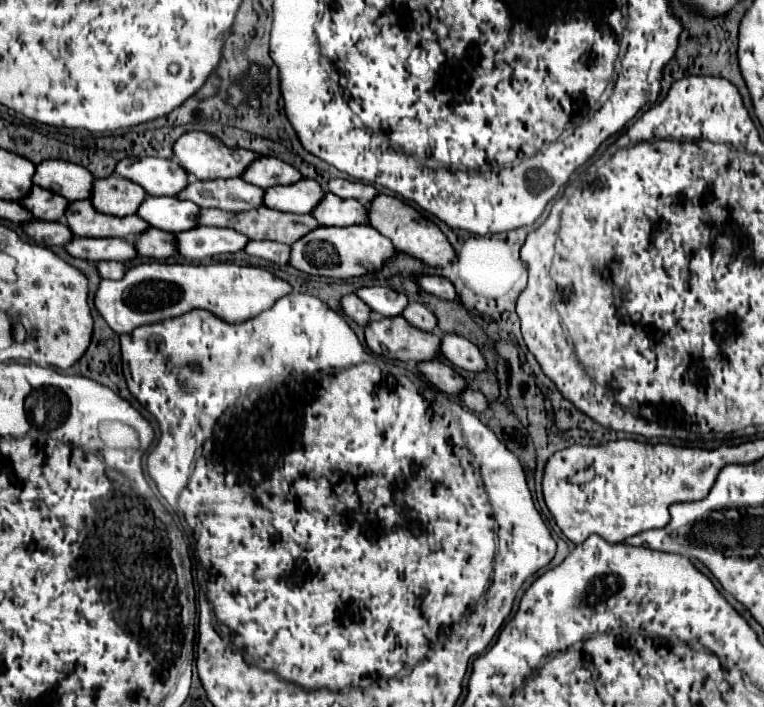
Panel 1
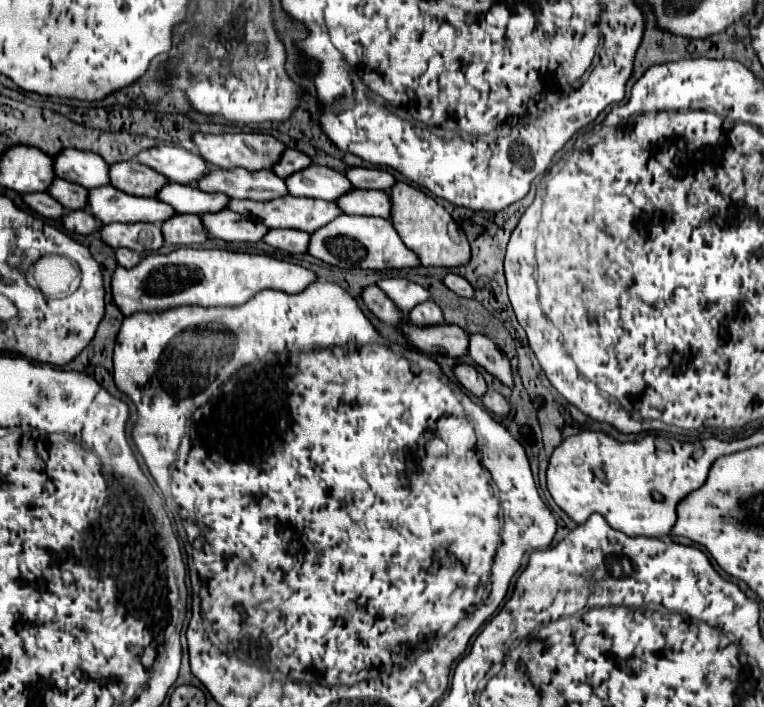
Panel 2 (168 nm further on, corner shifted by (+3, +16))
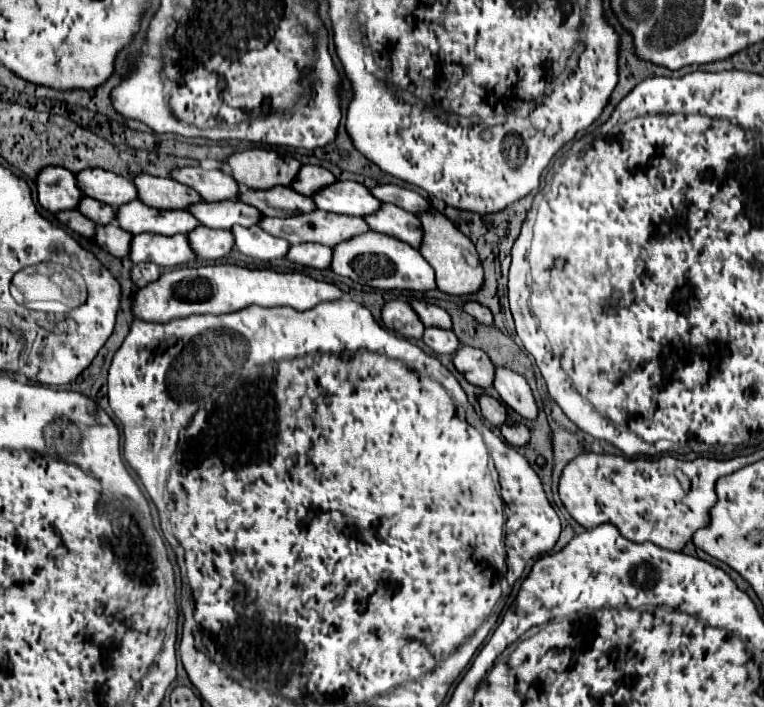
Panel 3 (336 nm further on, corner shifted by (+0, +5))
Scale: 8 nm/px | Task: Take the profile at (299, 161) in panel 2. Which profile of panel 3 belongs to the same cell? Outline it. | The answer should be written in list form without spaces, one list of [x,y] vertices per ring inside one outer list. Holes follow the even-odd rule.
[[[303,165],[291,187],[301,195],[315,195],[317,191],[321,191],[321,187],[327,187],[333,181],[337,179],[329,169],[317,165]]]

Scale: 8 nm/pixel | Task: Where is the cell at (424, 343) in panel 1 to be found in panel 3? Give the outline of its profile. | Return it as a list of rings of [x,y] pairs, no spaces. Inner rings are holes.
[[[461,347],[461,349],[453,355],[453,363],[455,363],[457,371],[459,371],[471,385],[477,385],[477,387],[481,387],[481,389],[493,387],[493,371],[495,371],[495,365],[493,365],[491,359],[485,355],[485,351],[473,349],[473,347]]]

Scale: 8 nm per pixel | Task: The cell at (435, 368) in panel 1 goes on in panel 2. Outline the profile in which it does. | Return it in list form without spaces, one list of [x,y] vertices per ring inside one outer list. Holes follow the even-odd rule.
[[[454,364],[452,372],[454,372],[456,380],[468,392],[472,392],[474,396],[482,396],[486,392],[486,382],[484,382],[484,378],[478,374],[478,370],[474,366],[470,366],[470,364]]]

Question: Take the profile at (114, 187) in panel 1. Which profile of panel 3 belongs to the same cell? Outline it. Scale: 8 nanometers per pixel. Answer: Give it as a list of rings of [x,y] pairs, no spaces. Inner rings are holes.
[[[137,175],[133,183],[139,191],[139,199],[155,209],[187,209],[193,203],[201,201],[201,195],[197,195],[197,191],[173,179]]]

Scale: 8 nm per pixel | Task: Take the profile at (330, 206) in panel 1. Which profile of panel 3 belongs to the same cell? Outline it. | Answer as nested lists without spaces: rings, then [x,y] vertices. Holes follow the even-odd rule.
[[[385,203],[385,205],[381,205],[381,209],[377,213],[367,215],[365,221],[377,233],[385,233],[399,241],[405,241],[415,249],[421,247],[421,241],[423,241],[421,221],[417,215],[407,213],[401,207],[393,207],[391,203]]]

